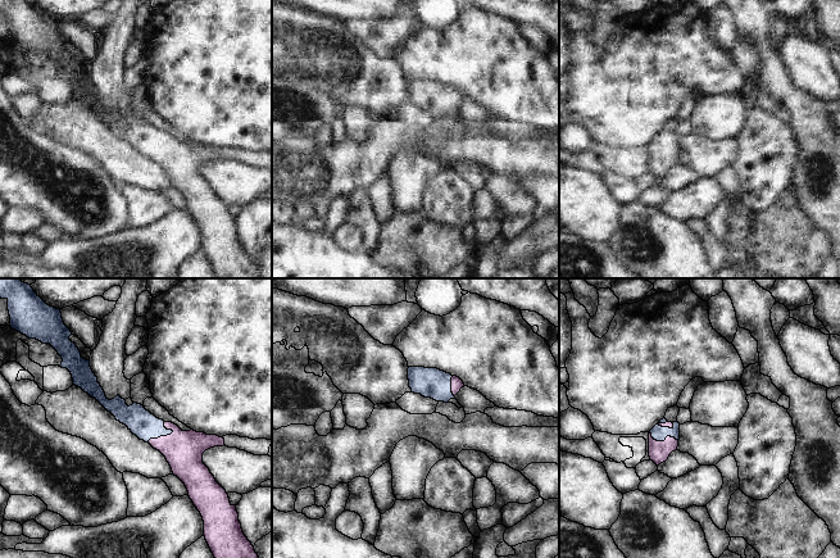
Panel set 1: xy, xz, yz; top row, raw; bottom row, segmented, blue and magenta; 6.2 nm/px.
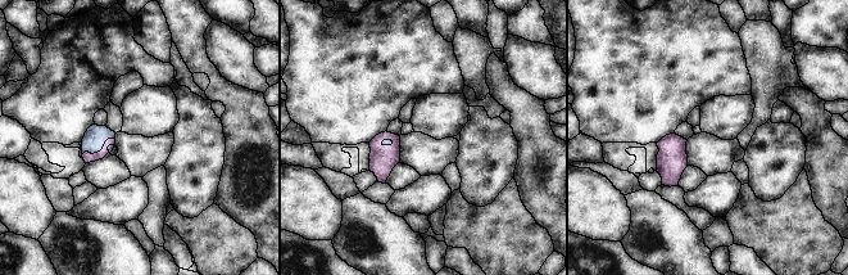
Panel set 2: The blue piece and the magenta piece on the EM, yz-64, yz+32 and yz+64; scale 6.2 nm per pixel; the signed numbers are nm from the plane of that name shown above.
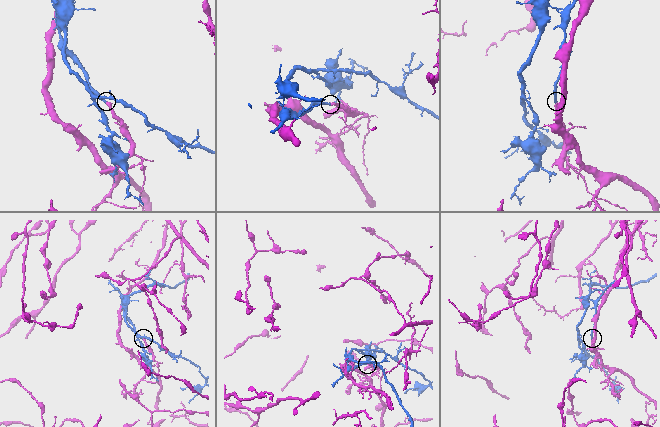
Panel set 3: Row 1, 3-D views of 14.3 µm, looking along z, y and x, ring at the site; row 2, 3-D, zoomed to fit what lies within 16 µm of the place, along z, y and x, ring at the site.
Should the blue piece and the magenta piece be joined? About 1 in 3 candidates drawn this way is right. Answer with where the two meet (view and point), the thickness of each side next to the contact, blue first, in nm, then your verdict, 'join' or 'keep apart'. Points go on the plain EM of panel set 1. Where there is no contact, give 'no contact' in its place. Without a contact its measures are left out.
contact xy (159, 149); calibres 170 and 240 nm; keep apart

